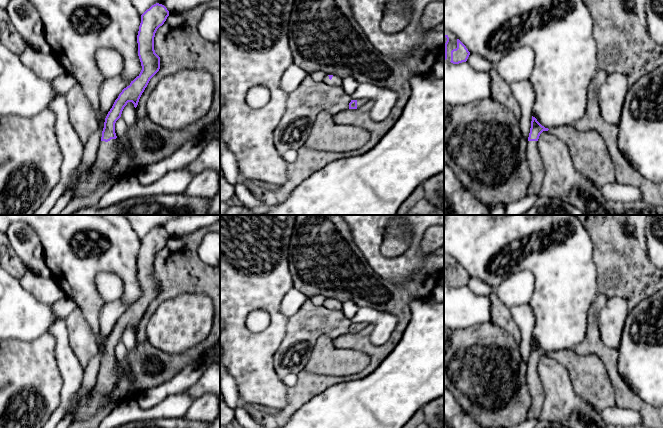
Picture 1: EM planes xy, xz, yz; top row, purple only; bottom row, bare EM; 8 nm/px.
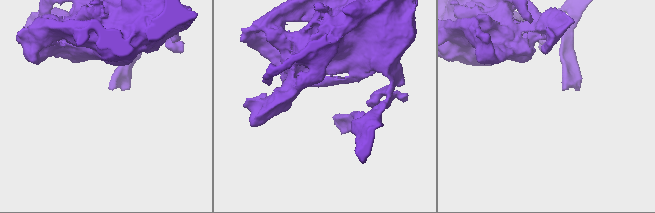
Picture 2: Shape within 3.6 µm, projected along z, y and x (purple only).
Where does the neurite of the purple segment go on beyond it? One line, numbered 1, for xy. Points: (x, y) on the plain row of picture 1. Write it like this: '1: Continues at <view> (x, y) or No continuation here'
1: Continues at xy (107, 377)

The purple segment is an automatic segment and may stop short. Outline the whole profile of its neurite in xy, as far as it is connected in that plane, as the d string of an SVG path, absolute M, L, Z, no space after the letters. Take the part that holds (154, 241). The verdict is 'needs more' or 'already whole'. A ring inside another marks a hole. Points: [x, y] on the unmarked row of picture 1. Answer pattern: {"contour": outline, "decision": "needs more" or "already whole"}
{"contour": "M159 227L152 229L141 239L137 267L142 294L131 305L130 309L122 314L105 342L97 382L92 391L93 394L108 395L117 385L115 347L121 341L122 335L128 326L132 326L134 331L137 331L150 303L160 293L160 281L154 274L154 261L157 253L164 248L168 240L169 235L167 232Z", "decision": "needs more"}

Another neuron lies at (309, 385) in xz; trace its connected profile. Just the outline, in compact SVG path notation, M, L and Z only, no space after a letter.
M305 370L298 375L297 383L287 388L287 406L282 409L263 407L263 410L275 416L290 418L301 406L327 388L343 381L342 377L309 373Z

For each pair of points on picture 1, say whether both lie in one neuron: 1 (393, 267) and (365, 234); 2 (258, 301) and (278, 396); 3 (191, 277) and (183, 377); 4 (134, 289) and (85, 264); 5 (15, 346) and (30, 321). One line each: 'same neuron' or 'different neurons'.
1: same neuron
2: same neuron
3: different neurons
4: same neuron
5: different neurons

